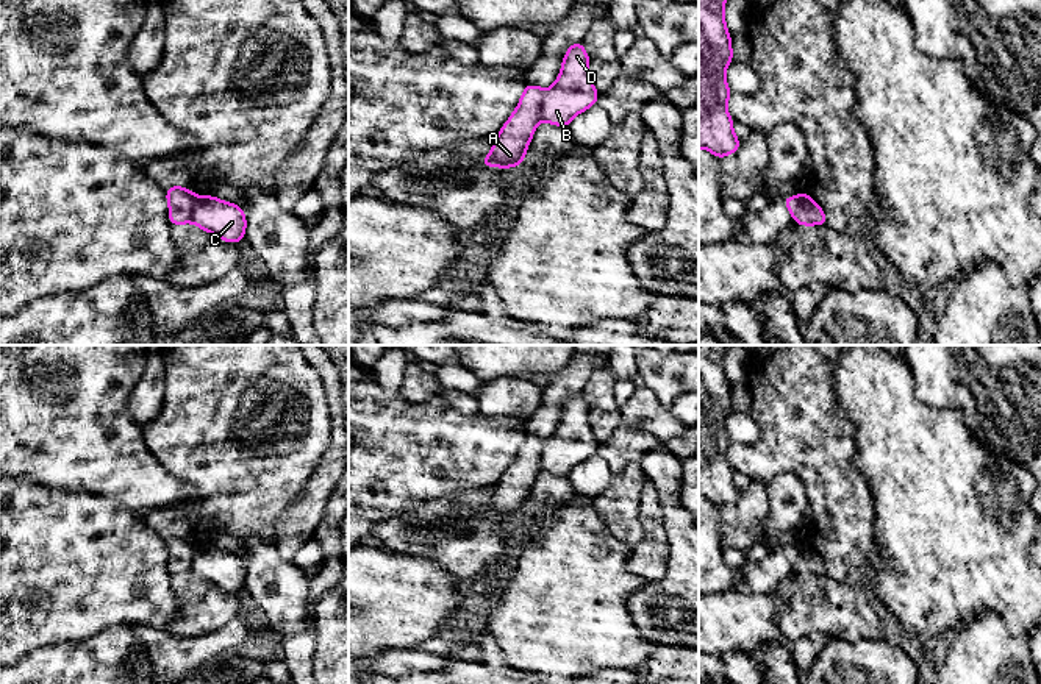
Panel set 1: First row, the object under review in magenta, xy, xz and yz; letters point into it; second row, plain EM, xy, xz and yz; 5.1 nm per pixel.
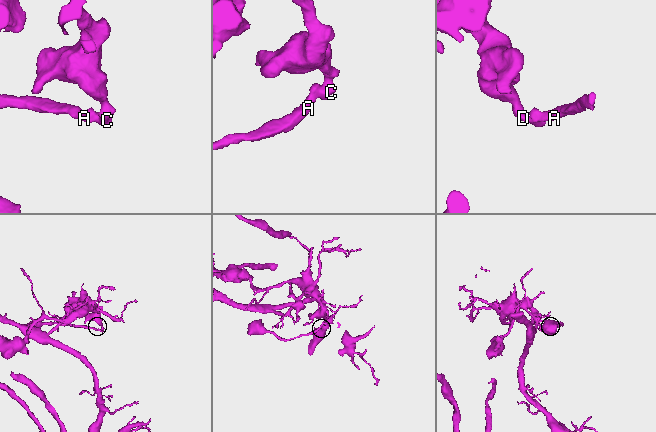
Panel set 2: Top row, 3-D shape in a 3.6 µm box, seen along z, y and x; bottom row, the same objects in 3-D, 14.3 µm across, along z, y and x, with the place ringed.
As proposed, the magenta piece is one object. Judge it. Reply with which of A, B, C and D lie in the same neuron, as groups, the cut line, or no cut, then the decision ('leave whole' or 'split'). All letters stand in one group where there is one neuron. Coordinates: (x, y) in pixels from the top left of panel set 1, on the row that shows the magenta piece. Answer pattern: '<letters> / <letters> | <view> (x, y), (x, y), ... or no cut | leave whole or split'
A / B C D | xz (547, 91), (540, 119) | split

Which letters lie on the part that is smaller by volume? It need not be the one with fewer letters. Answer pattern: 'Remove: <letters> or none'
Remove: A

